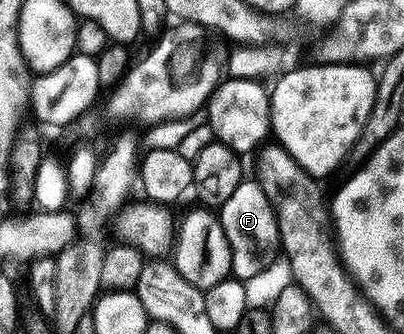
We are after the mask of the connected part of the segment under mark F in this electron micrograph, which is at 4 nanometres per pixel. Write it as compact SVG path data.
M243 180L239 184L220 208L220 221L230 249L230 274L239 282L249 283L250 278L260 277L273 264L274 257L279 257L278 221L268 196L257 181Z

